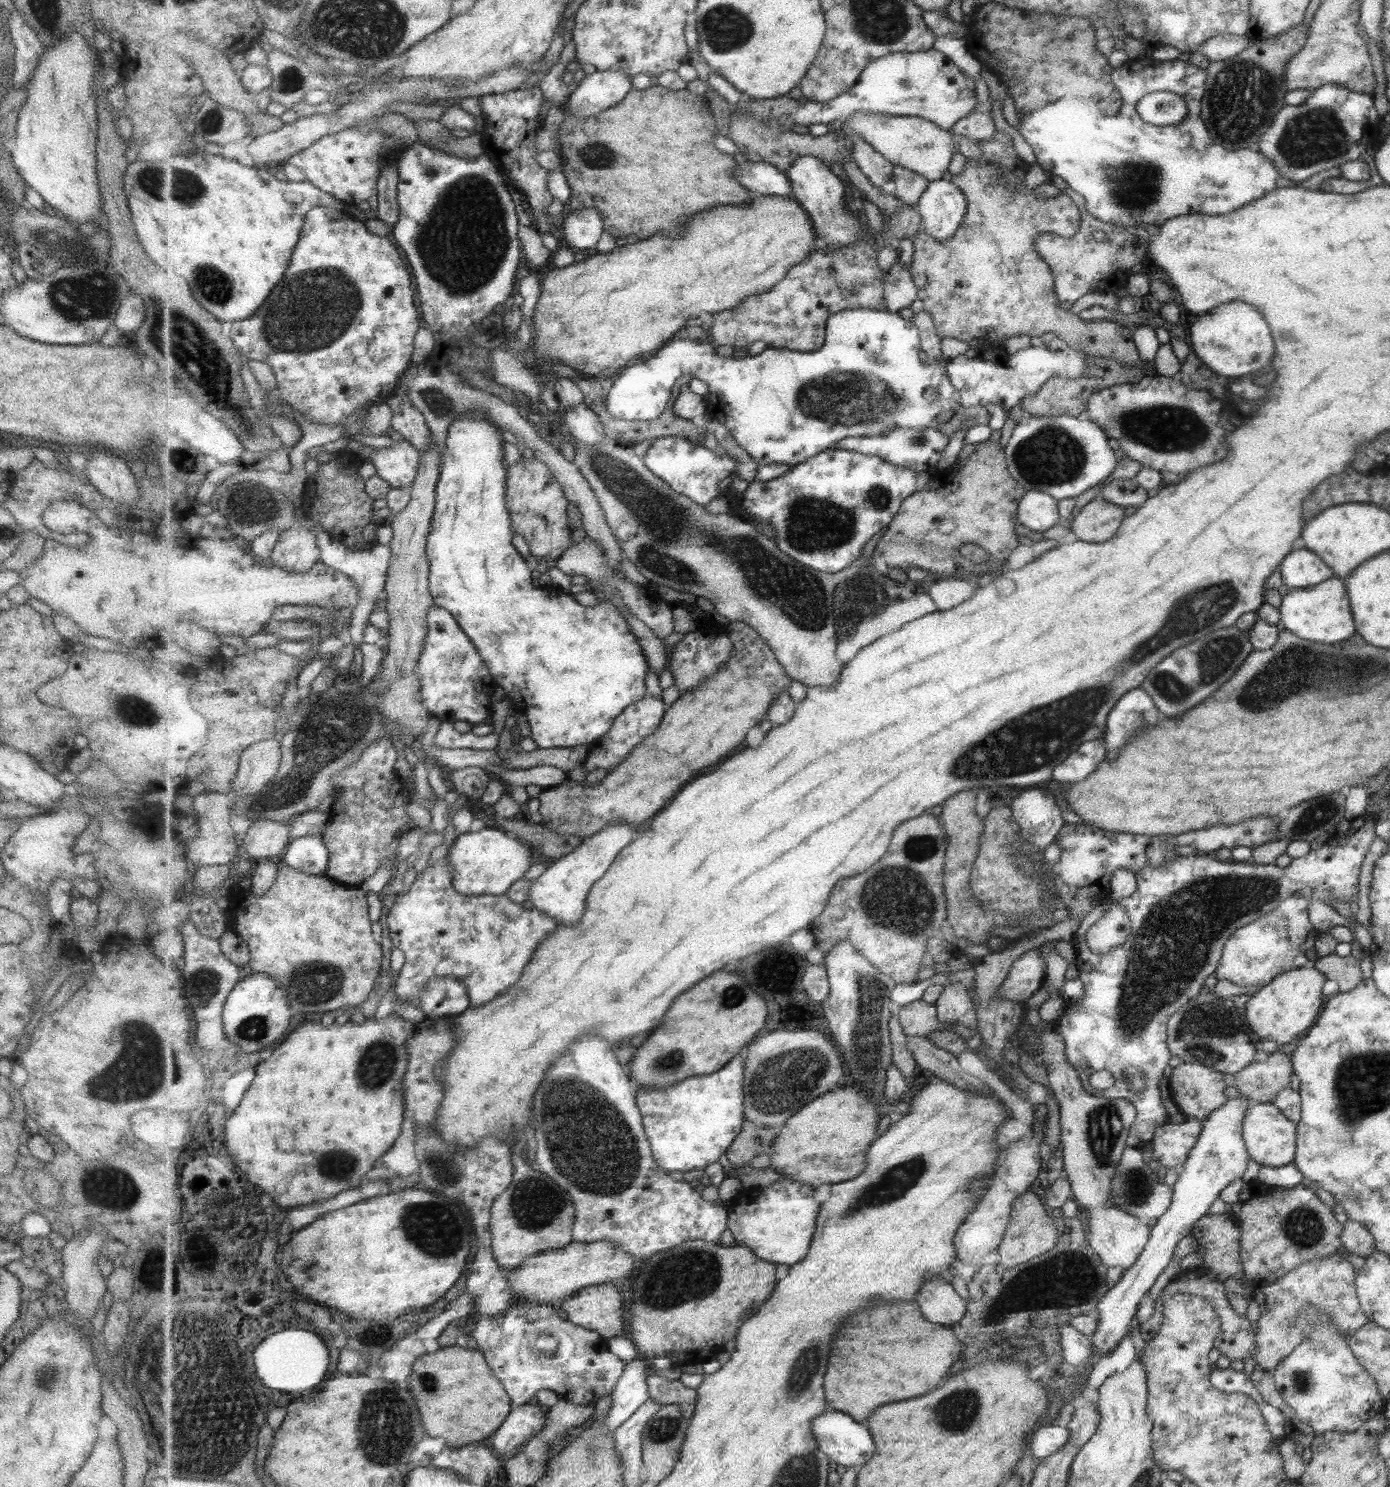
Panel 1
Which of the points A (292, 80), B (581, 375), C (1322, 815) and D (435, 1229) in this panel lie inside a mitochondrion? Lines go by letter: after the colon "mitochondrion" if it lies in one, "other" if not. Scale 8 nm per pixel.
A: mitochondrion
B: other
C: mitochondrion
D: mitochondrion

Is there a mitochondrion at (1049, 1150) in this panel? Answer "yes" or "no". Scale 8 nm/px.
no

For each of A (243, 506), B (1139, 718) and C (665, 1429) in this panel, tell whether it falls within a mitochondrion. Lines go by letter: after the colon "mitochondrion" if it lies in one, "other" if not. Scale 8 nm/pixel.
A: mitochondrion
B: mitochondrion
C: mitochondrion

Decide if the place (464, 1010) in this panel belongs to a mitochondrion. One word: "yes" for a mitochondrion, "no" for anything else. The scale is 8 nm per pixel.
no

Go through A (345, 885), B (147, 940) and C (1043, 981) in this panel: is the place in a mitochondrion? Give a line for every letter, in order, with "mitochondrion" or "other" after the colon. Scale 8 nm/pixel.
A: other
B: other
C: other

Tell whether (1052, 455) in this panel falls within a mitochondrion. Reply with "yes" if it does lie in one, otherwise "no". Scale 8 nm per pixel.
yes

